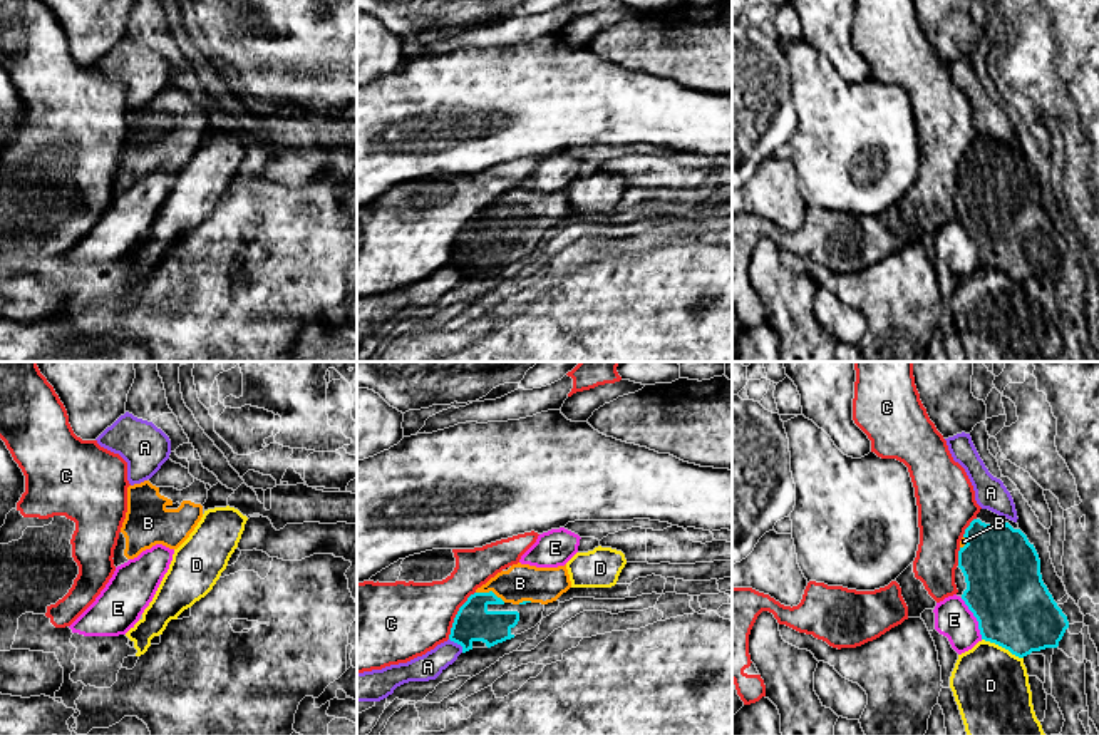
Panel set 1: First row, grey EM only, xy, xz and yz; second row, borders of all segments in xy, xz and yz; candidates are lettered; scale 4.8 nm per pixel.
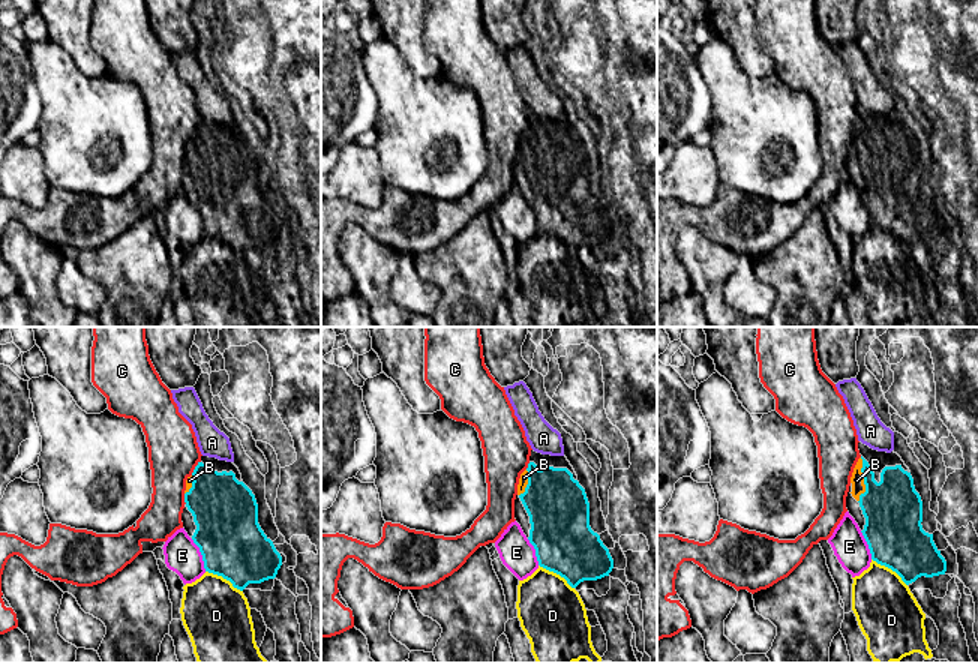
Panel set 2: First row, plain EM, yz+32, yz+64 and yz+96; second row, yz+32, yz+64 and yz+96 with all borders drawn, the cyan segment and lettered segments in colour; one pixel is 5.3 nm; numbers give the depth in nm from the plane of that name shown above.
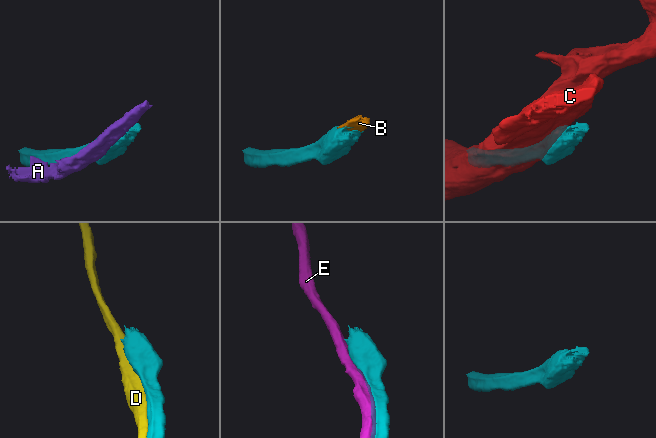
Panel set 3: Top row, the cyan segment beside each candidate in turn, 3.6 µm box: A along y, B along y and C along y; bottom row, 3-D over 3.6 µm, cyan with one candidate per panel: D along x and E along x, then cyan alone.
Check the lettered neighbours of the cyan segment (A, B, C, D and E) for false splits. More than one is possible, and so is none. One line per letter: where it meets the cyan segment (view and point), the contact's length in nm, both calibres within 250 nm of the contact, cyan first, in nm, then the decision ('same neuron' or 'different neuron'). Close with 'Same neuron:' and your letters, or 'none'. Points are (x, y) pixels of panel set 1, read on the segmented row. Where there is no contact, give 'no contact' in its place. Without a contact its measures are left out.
A: meets cyan in xz at (458, 643); contact 100 nm long; 180 nm thick on the cyan side, 130 nm on the other; different neuron
B: meets cyan in xz at (491, 591); contact 150 nm long; 180 nm thick on the cyan side, 180 nm on the other; same neuron
C: meets cyan in xz at (456, 615); contact 260 nm long; 180 nm thick on the cyan side, 360 nm on the other; different neuron
D: meets cyan in yz at (1002, 647); contact 220 nm long; 380 nm thick on the cyan side, 360 nm on the other; different neuron
E: meets cyan in yz at (975, 616); contact 220 nm long; 380 nm thick on the cyan side, 180 nm on the other; different neuron
Same neuron: B

